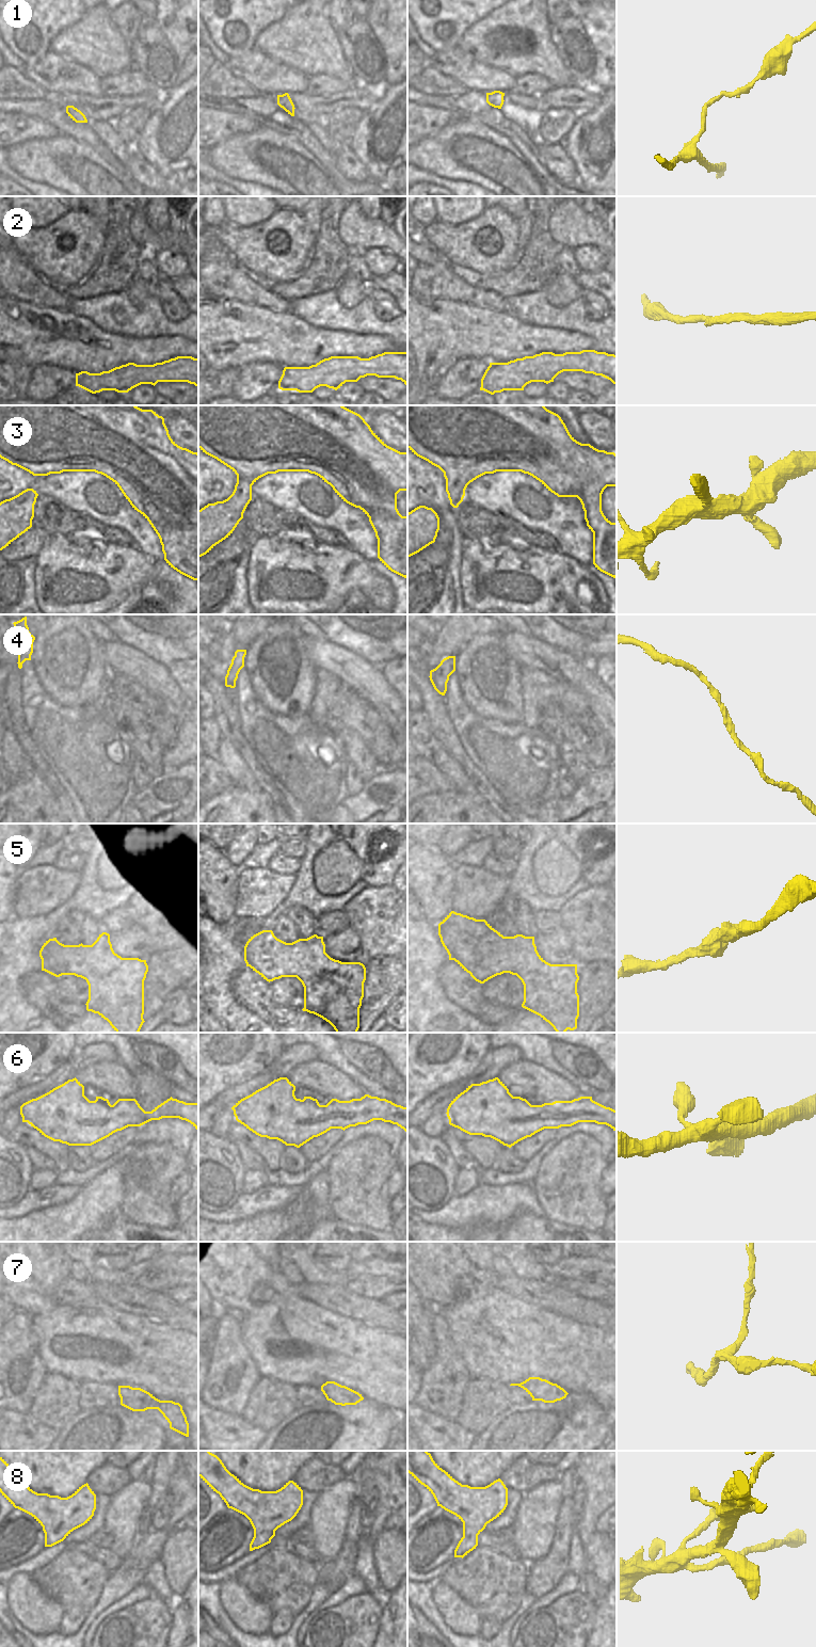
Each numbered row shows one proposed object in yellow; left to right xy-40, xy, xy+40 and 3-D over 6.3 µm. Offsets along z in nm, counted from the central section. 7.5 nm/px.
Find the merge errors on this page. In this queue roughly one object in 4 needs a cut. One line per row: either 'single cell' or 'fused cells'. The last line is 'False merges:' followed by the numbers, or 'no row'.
1: single cell
2: single cell
3: single cell
4: single cell
5: single cell
6: single cell
7: single cell
8: single cell
False merges: no row

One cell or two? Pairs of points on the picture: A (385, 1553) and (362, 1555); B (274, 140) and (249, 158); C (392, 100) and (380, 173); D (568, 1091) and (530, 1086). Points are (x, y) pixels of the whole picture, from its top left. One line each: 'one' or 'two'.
A: two
B: one
C: one
D: one

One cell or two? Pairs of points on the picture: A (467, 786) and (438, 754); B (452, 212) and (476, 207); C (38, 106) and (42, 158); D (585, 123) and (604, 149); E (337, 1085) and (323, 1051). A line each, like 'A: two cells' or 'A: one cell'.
A: one cell
B: one cell
C: two cells
D: one cell
E: two cells

